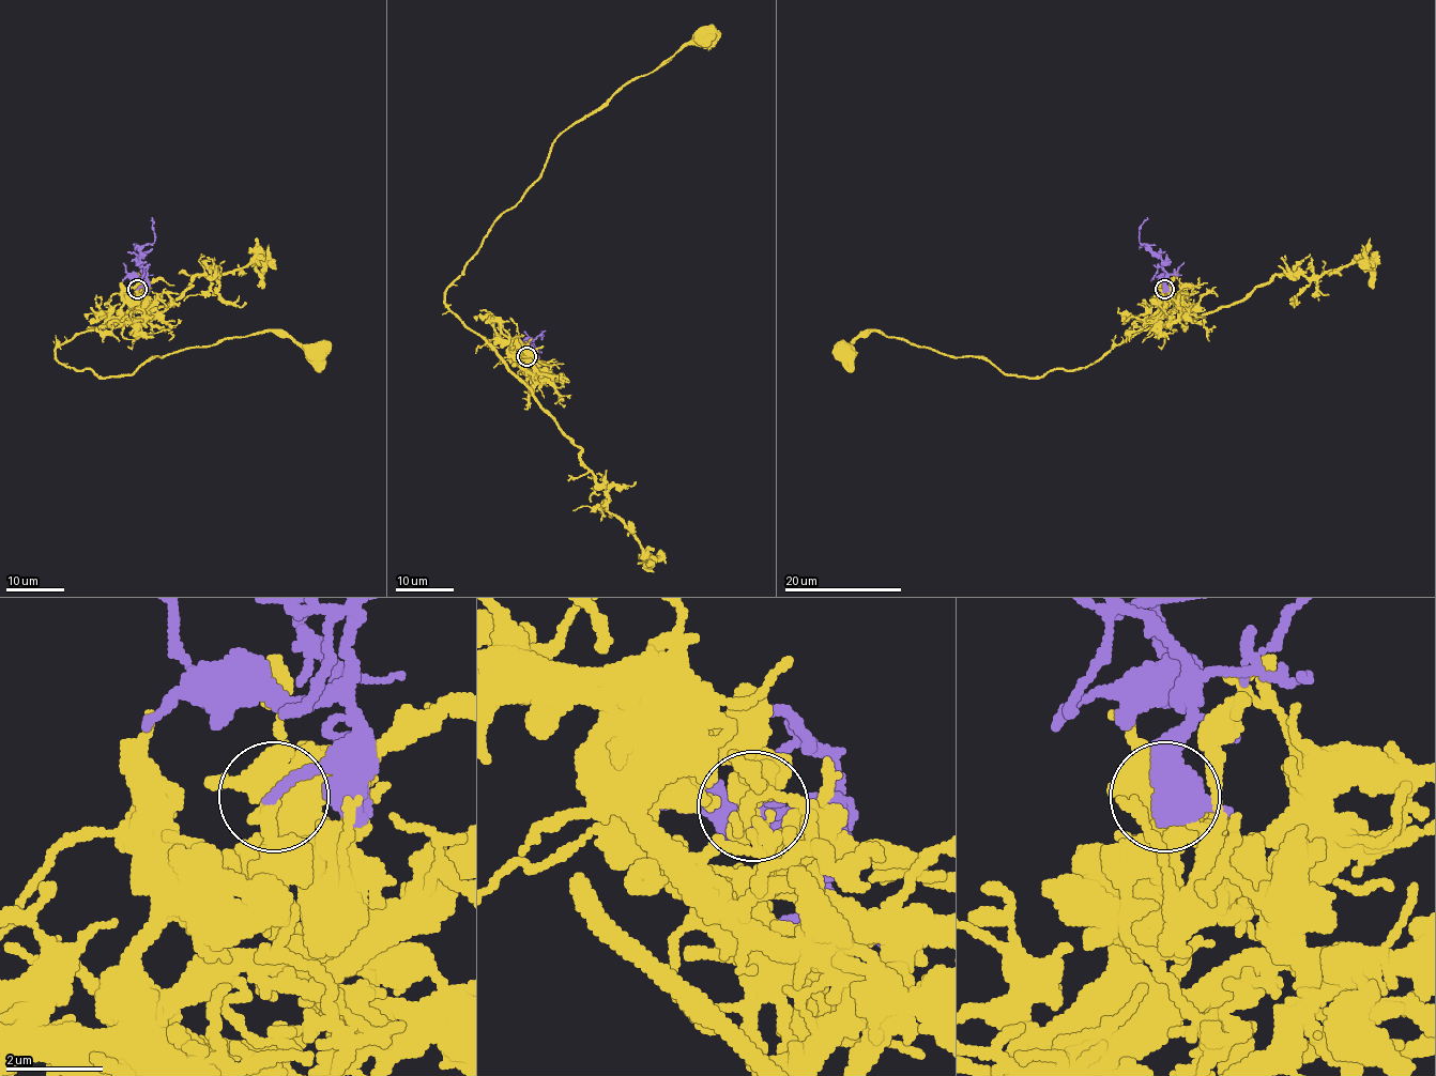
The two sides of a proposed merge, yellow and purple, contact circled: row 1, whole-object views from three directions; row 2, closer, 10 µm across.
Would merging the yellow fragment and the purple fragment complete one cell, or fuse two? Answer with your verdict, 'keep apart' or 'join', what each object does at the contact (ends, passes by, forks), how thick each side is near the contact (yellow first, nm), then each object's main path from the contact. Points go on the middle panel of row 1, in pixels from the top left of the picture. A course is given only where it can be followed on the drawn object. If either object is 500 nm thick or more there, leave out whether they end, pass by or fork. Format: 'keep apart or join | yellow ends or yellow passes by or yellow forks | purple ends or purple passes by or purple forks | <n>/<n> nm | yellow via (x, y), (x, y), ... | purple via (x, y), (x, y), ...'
keep apart | yellow passes by | purple ends | 220/200 nm | yellow via (526, 355), (507, 342), (487, 343), (445, 303), (445, 291), (539, 174), (566, 129), (702, 37) | purple via (526, 355), (537, 358), (534, 350), (530, 353), (530, 342), (544, 331), (541, 339)

